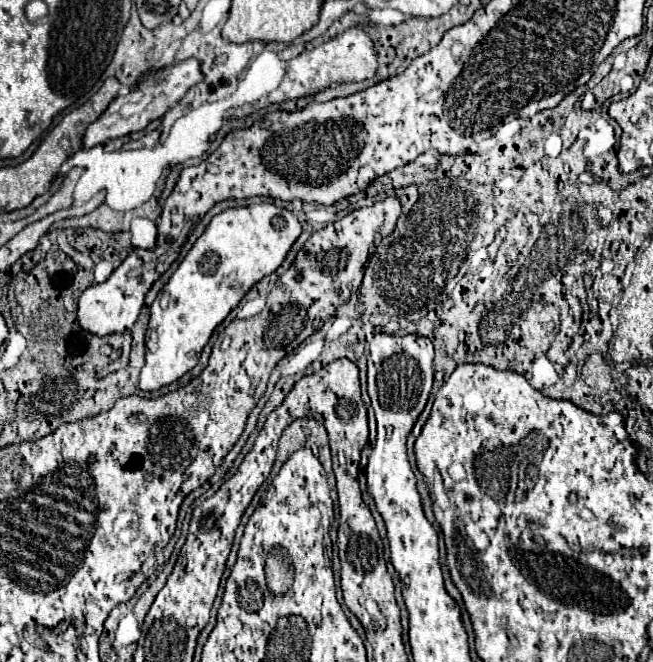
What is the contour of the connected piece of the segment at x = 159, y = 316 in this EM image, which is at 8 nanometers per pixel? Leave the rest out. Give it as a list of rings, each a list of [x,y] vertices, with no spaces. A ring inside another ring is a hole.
[[[272,203],[234,207],[212,217],[206,231],[164,285],[162,293],[166,295],[156,297],[150,307],[146,337],[156,337],[156,347],[154,341],[148,339],[146,363],[140,371],[140,389],[160,389],[190,371],[198,363],[200,351],[208,343],[212,331],[226,319],[254,283],[280,267],[300,233],[298,219],[288,209]]]

